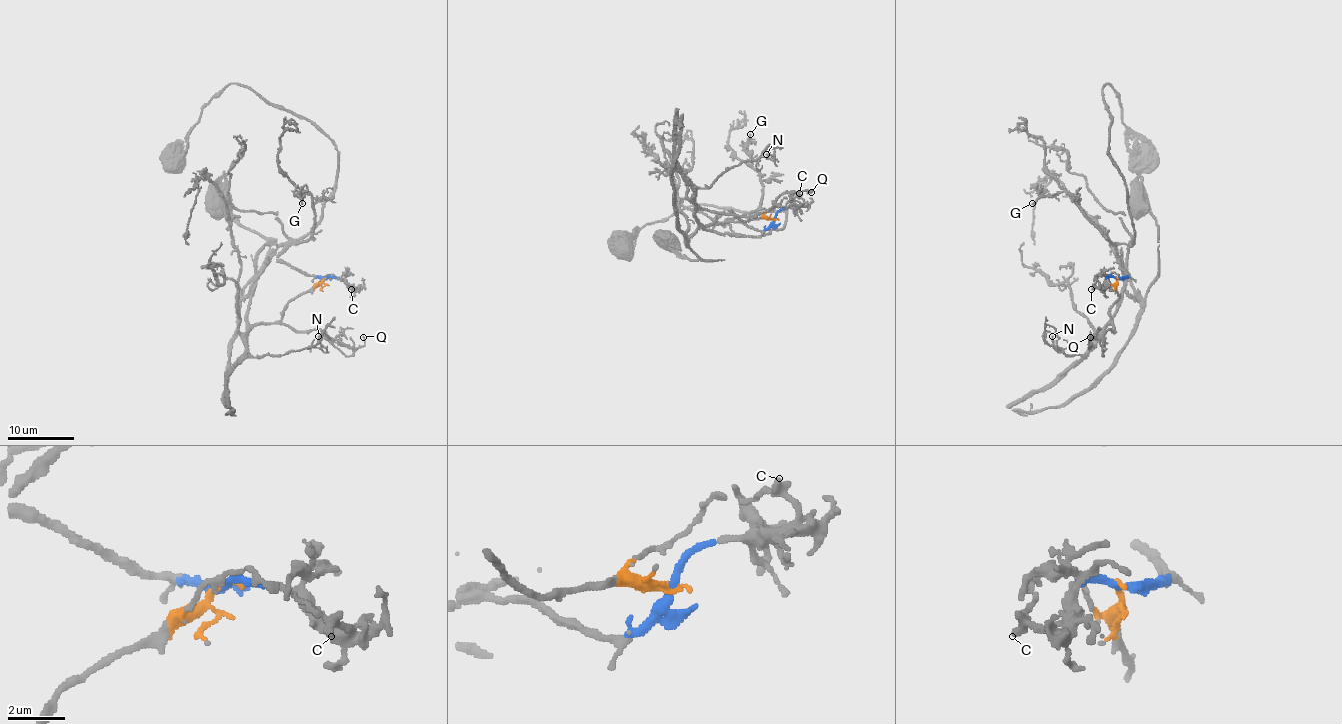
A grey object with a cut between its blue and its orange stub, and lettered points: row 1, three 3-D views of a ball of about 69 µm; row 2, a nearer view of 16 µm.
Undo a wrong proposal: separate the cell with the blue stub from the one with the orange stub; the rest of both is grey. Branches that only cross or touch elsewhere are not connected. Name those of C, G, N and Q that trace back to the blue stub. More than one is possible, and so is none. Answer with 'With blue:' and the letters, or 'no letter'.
With blue: C, G

